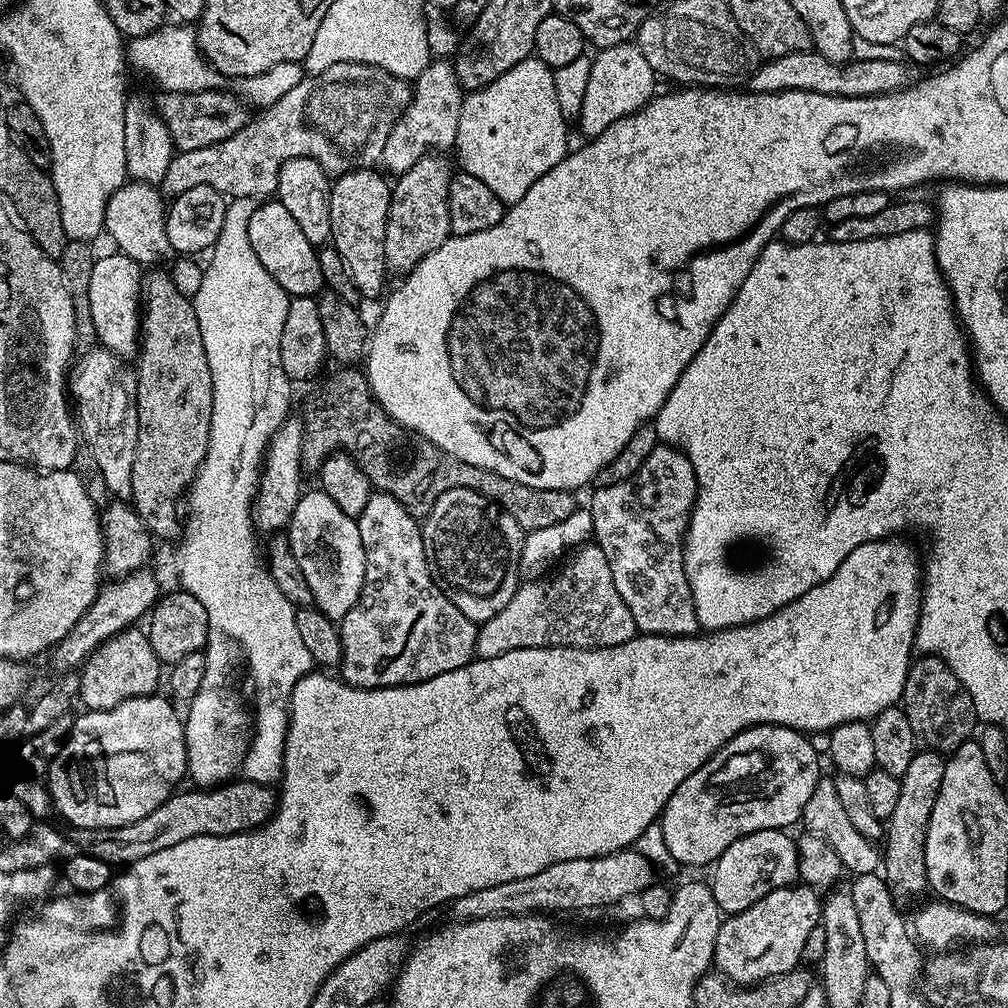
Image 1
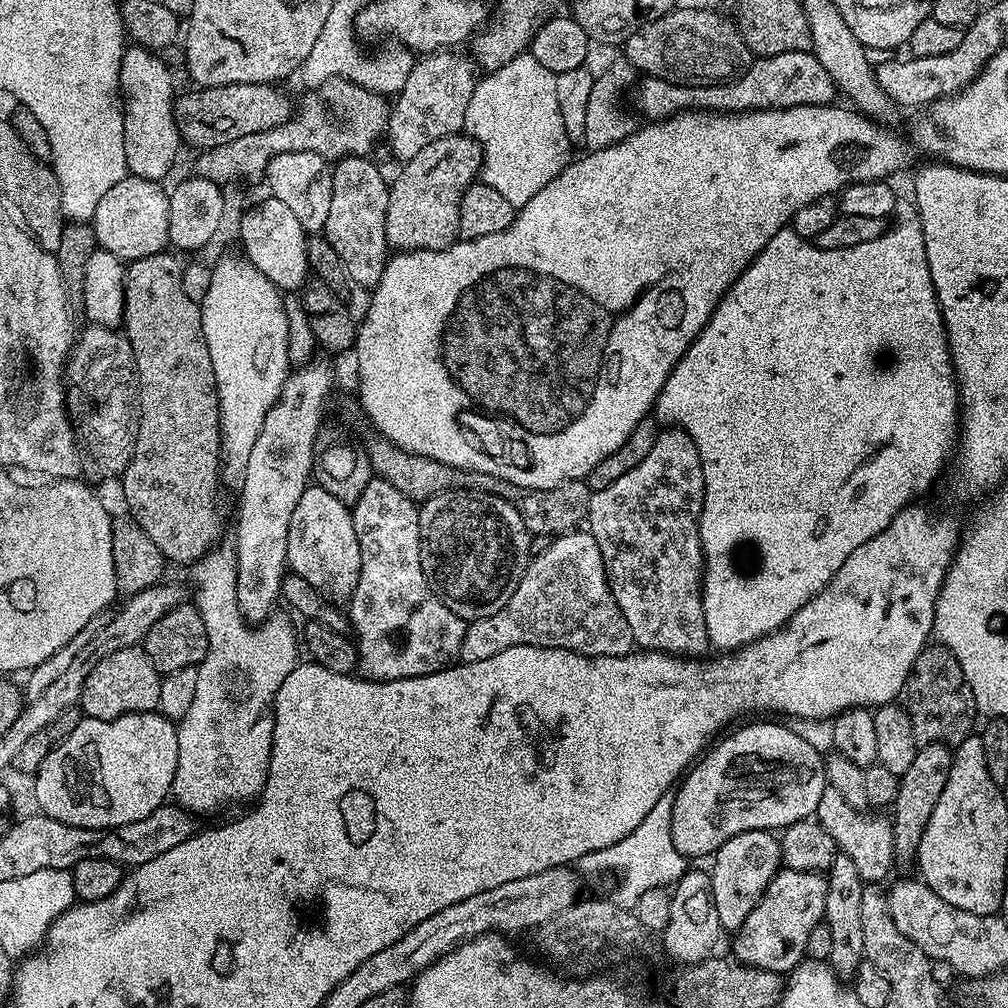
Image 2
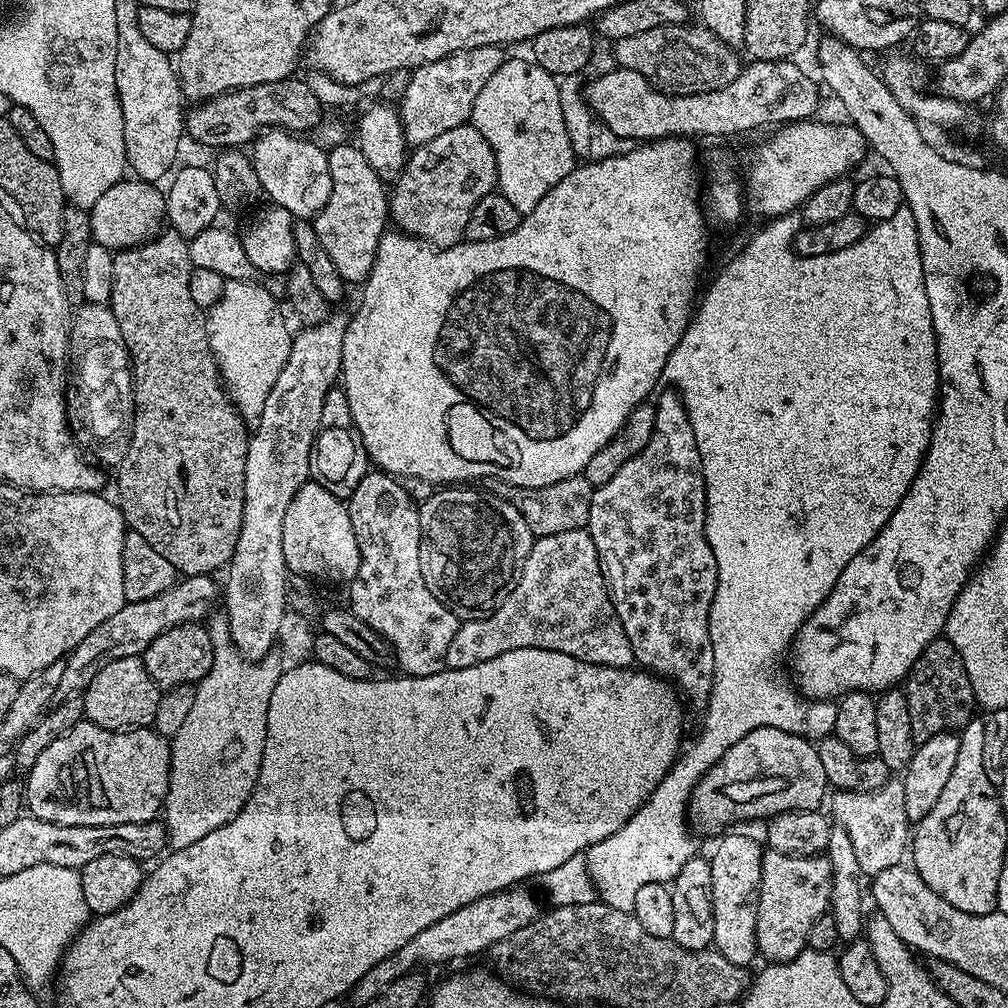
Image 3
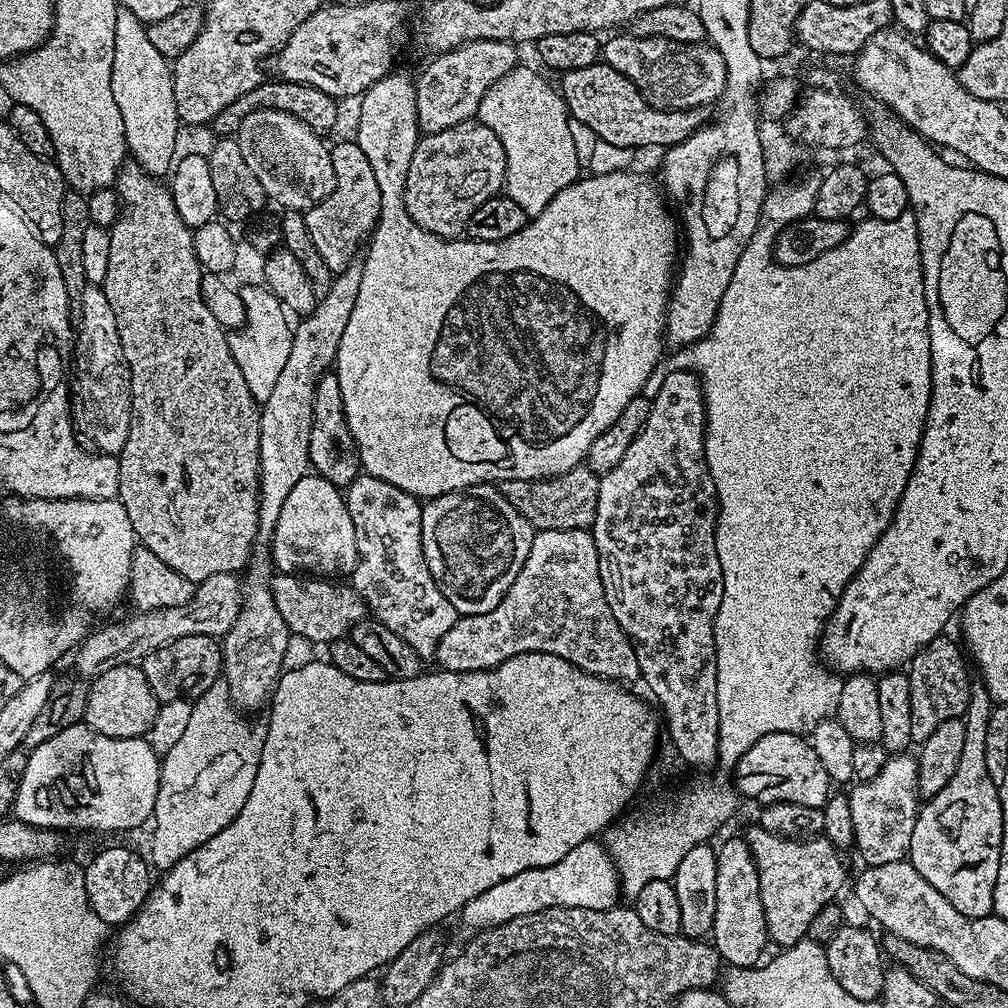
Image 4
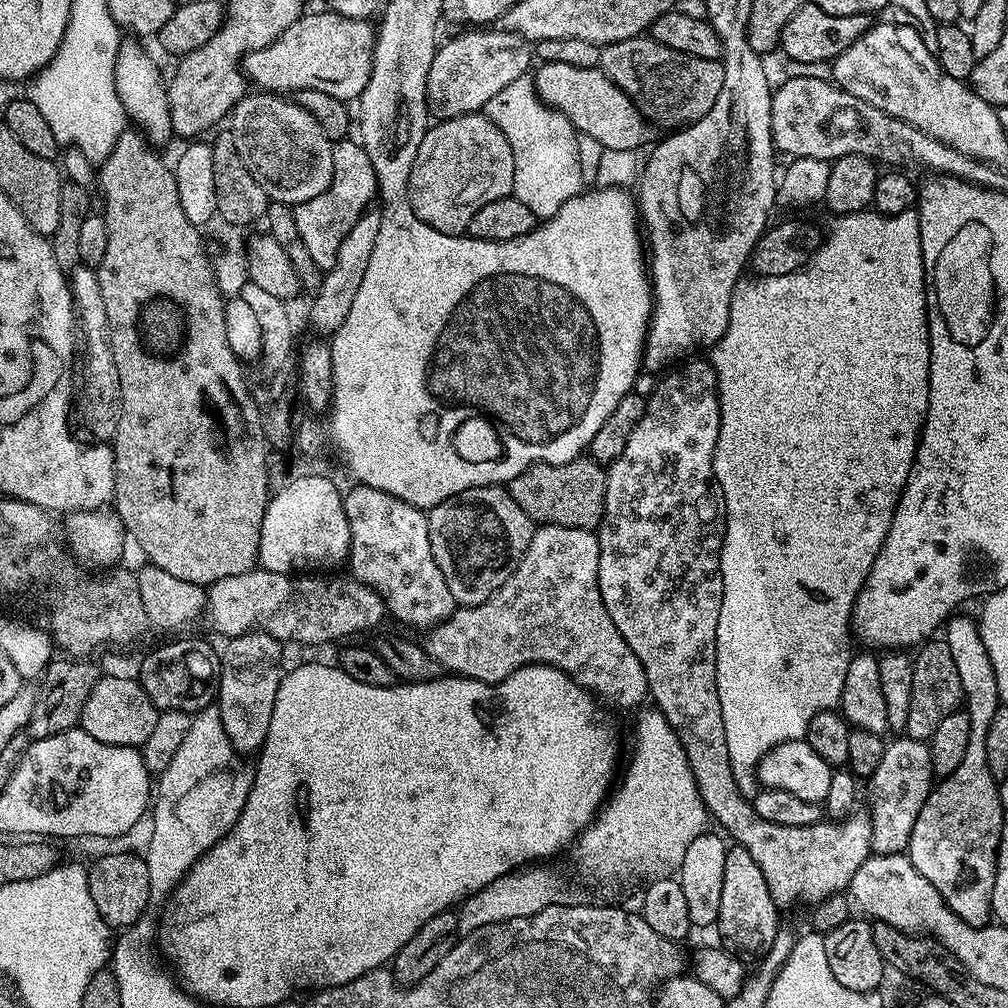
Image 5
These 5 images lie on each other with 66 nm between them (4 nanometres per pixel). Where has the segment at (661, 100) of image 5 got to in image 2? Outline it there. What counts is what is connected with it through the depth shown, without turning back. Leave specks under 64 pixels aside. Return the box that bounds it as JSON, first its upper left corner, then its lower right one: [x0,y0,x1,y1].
[622,7,754,86]

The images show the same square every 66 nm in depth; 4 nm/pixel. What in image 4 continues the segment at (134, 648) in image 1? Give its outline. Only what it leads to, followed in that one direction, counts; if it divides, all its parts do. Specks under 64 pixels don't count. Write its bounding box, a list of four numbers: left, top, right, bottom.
[83,664,161,737]

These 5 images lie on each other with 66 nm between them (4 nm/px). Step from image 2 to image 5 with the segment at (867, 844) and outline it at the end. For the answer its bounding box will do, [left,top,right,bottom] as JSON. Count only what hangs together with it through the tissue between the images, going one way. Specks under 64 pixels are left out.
[867,738,934,856]

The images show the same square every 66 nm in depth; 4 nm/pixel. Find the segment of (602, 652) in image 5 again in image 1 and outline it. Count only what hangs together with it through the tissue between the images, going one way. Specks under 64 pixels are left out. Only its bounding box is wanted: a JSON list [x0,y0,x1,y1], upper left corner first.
[476,542,636,658]

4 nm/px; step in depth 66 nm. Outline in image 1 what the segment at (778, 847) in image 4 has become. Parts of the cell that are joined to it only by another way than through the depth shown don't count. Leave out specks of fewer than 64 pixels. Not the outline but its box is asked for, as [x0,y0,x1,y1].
[714,882,821,986]

